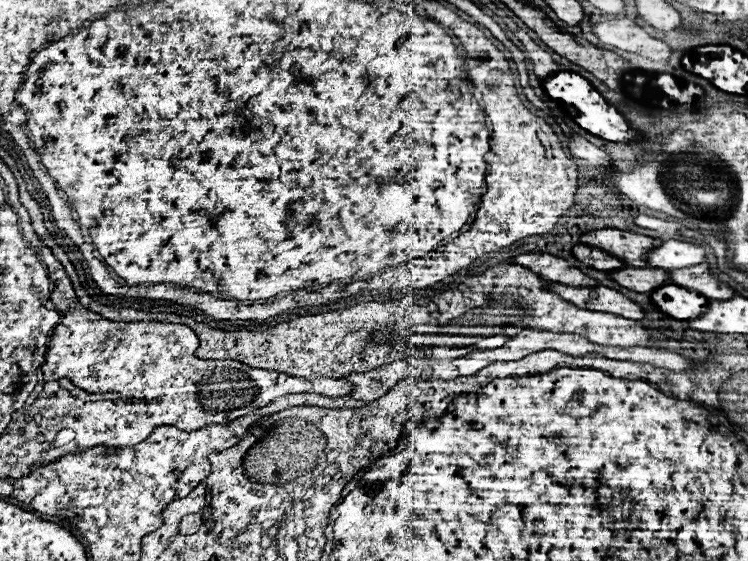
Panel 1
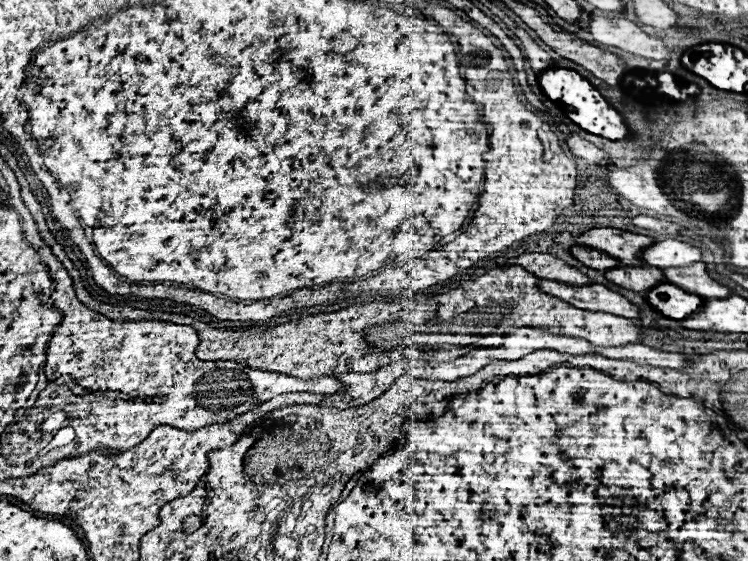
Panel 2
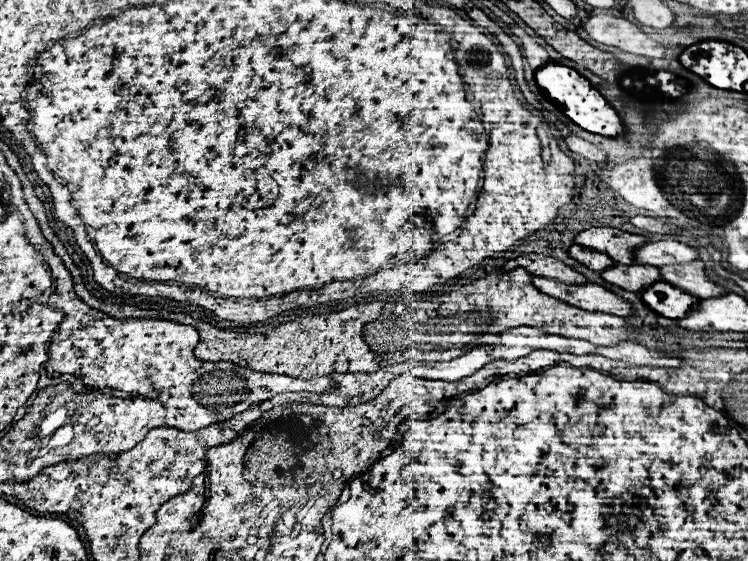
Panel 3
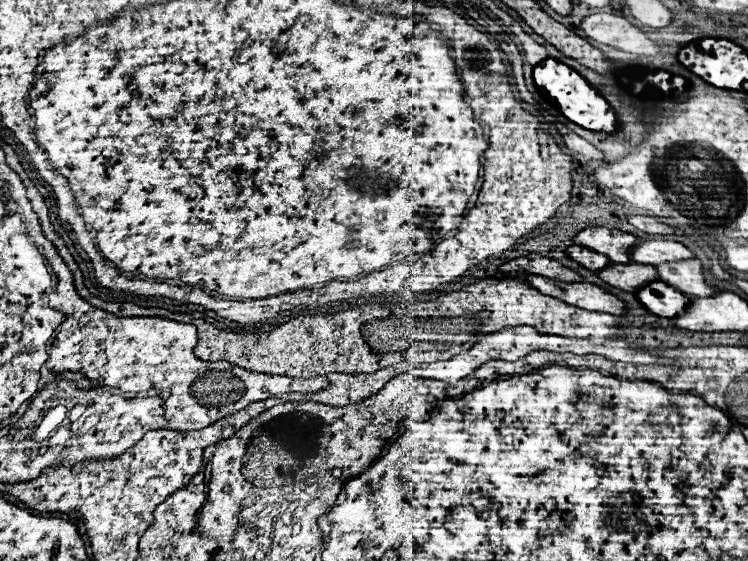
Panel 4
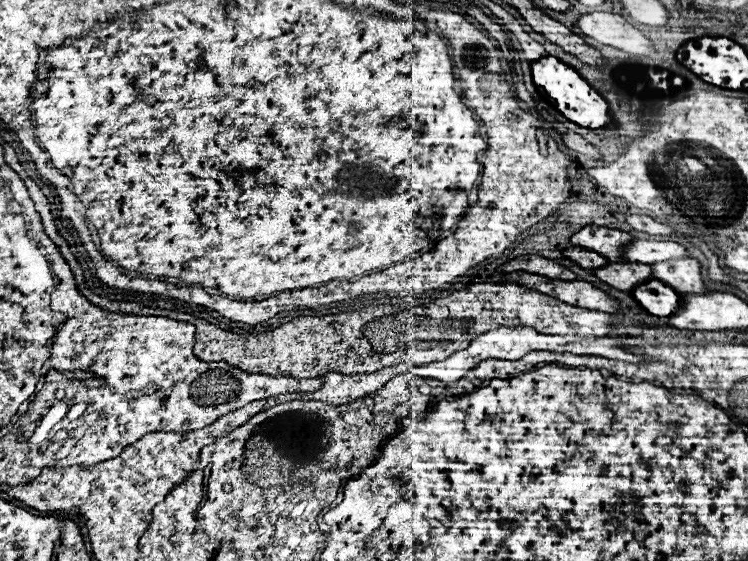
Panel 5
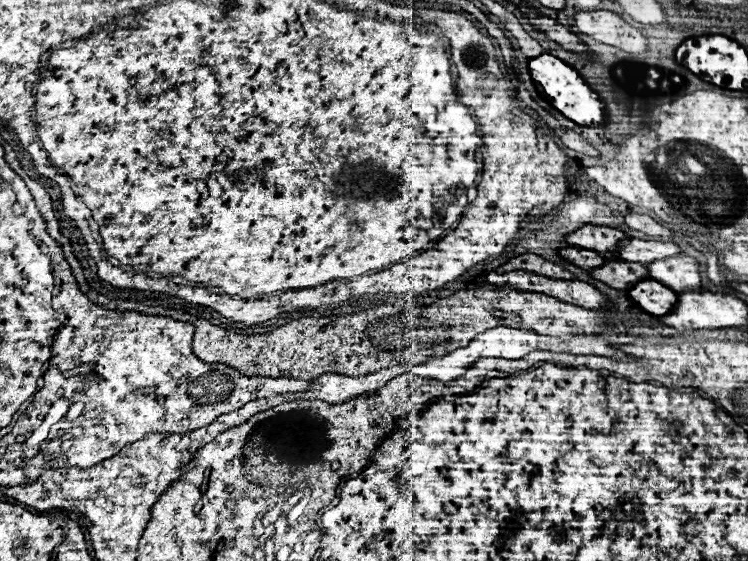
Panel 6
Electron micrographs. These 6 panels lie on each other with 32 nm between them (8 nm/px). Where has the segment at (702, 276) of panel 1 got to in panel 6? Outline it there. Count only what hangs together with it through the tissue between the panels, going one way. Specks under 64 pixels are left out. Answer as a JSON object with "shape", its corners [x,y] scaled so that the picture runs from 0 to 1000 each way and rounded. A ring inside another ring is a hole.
{"shape":[[[906,456],[896,463],[882,463],[880,471],[866,471],[869,496],[890,506],[904,520],[928,520],[939,517],[933,467],[922,456]]]}

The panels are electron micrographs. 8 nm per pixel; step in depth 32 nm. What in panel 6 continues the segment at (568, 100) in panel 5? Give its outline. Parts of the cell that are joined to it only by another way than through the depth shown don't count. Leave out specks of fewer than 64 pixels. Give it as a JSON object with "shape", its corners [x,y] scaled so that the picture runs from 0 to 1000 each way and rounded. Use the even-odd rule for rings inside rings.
{"shape":[[[725,96],[714,107],[709,107],[709,132],[714,150],[719,150],[727,168],[738,178],[738,185],[765,217],[775,221],[775,225],[802,225],[810,217],[810,185],[805,182],[805,175],[775,139],[775,132],[762,121],[759,114],[754,114],[751,107],[746,107],[738,96]]]}

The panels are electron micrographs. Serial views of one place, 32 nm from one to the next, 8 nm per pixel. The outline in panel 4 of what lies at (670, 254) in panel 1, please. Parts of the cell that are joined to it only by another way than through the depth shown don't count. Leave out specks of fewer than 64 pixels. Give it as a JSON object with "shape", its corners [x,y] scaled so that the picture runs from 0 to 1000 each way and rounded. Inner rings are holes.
{"shape":[[[858,428],[845,442],[842,463],[853,471],[880,474],[888,467],[906,467],[906,463],[925,463],[928,453],[909,431],[898,428]]]}

